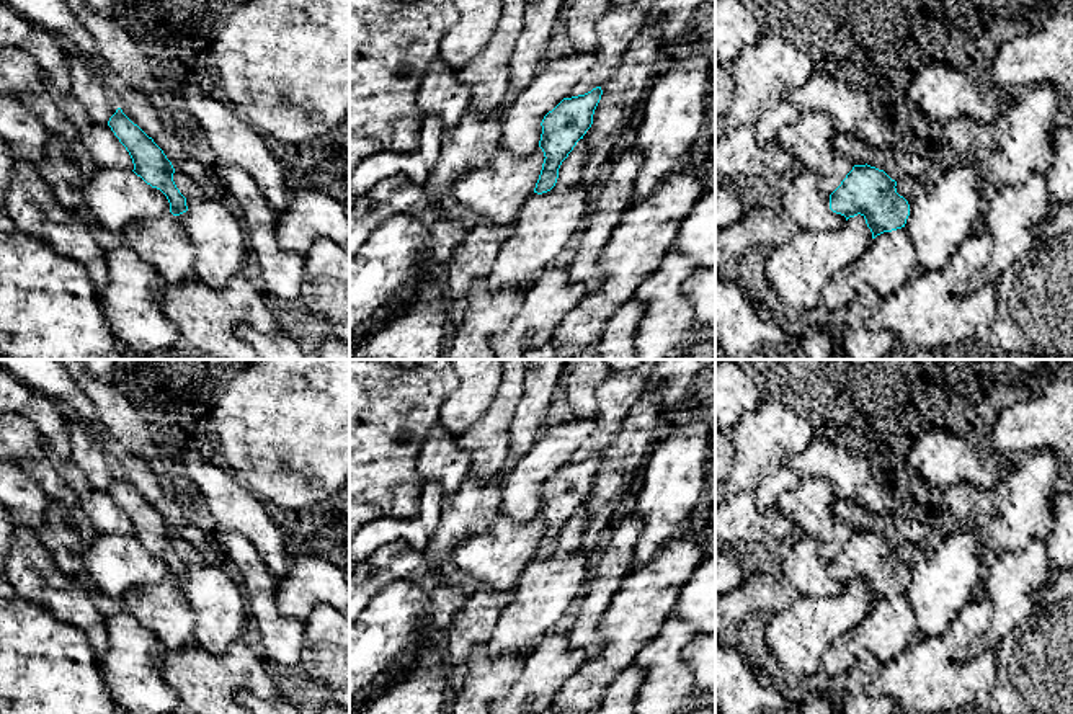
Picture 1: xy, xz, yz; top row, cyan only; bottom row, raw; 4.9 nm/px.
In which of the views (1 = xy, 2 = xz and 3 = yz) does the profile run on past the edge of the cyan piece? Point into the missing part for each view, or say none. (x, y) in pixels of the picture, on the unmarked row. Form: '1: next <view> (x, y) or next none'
1: next none
2: next none
3: next none

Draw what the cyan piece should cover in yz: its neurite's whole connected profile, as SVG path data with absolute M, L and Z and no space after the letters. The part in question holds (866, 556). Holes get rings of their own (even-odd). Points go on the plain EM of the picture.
M854 531L841 551L830 560L830 575L846 583L861 580L872 605L905 593L910 582L908 567L897 559L897 547L884 536Z

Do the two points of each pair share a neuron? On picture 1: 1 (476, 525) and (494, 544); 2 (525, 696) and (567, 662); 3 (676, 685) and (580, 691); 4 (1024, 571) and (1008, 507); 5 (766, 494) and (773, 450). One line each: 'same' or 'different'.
1: different
2: same
3: different
4: different
5: same

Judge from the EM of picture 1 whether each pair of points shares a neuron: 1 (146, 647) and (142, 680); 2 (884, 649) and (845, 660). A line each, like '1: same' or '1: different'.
1: same
2: same

